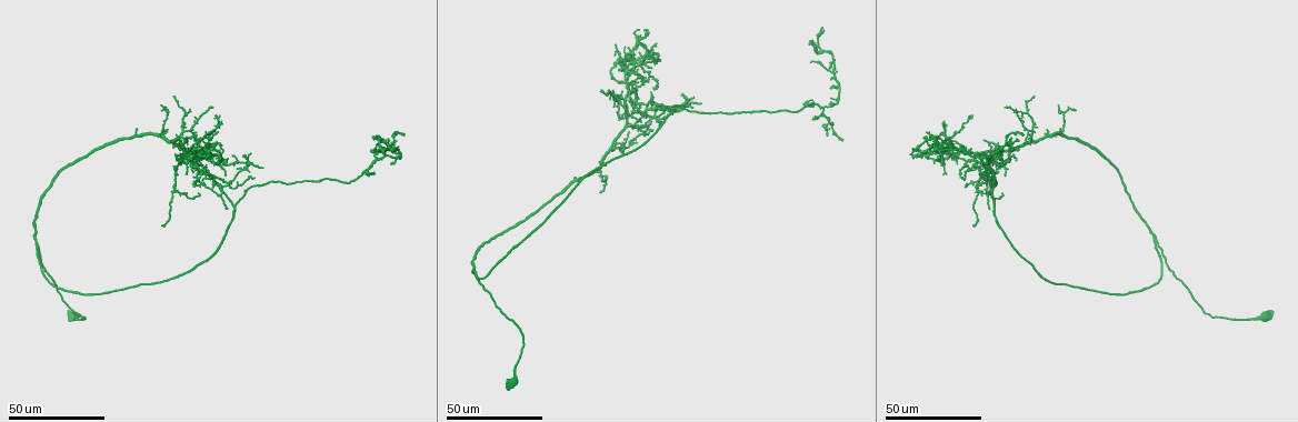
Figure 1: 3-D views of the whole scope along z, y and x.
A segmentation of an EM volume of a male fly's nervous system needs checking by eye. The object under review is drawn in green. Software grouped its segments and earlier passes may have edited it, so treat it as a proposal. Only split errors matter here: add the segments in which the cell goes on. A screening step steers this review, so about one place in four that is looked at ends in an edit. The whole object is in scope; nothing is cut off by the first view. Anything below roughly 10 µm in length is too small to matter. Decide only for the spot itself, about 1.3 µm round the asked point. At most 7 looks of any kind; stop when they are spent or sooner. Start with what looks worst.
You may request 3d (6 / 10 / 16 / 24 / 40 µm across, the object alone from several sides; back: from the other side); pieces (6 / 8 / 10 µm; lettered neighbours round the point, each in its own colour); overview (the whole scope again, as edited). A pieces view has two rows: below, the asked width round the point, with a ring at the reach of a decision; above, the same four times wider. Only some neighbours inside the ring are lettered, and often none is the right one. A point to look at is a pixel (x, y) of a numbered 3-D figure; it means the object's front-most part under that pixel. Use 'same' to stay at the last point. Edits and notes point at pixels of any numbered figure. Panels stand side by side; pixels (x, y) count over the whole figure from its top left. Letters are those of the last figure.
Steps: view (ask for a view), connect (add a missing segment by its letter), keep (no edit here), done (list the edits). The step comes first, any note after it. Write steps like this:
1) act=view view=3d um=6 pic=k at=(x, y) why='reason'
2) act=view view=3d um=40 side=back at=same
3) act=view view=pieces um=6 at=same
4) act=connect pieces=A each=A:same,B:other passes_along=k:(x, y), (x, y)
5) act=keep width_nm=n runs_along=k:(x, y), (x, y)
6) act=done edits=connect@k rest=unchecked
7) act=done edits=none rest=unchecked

act=view view=3d um=24 pic=1 at=(385, 154) why='thin end'

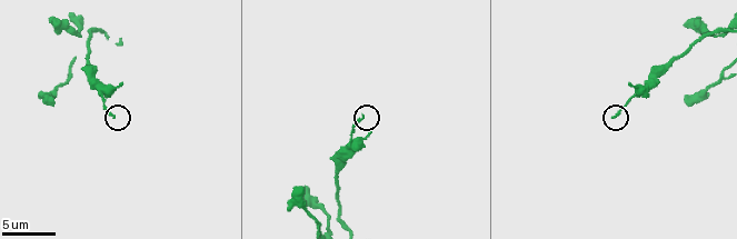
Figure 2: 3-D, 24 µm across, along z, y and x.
act=view view=pieces um=6 pic=2 at=(114, 115) why='see the neighbours'

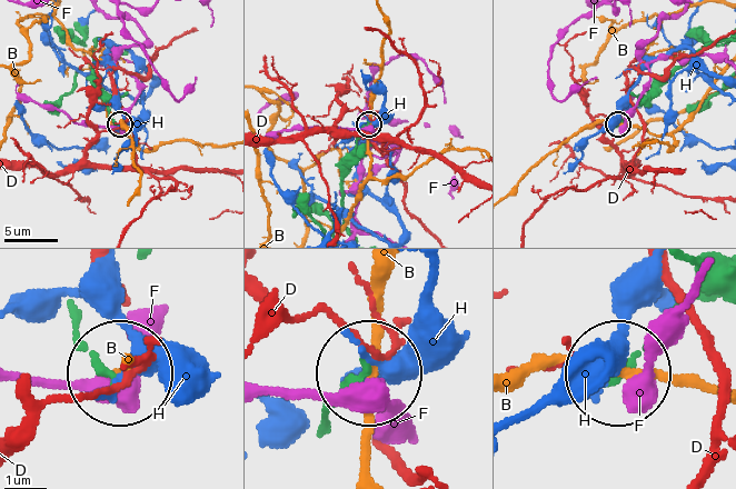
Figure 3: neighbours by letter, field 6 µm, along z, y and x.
act=keep each=B:other,D:other,F:other,H:other runs_along=3:(75, 325), (117, 373) found='no lettered segment goes on from it'

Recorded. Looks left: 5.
act=view view=3d um=24 pic=1 at=(213, 105) why='branch stops here'

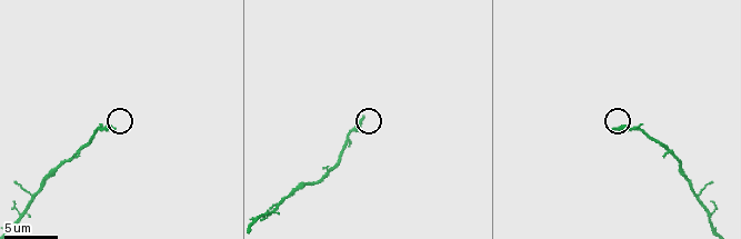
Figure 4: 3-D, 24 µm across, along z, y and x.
act=view view=pieces um=10 pic=4 at=(364, 115)

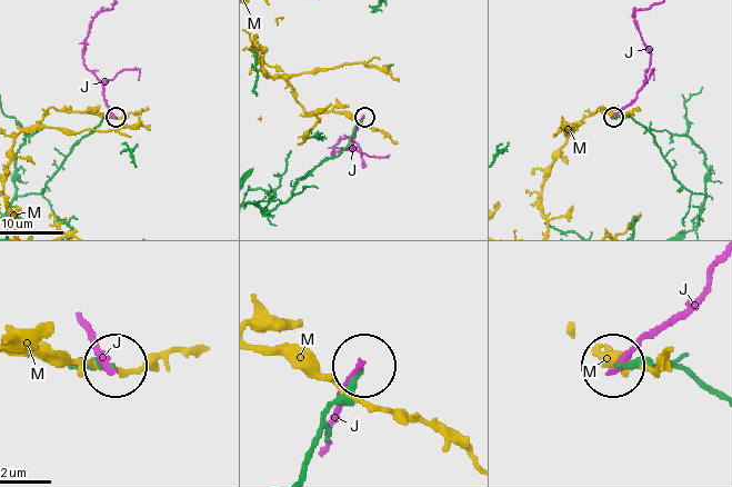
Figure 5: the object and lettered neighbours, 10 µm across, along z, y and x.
act=keep each=J:other,M:other runs_along=5:(301, 468), (324, 410), (359, 368) found='none of them fits'

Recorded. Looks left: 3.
act=view view=3d um=40 pic=1 at=(651, 66) why='an open end'

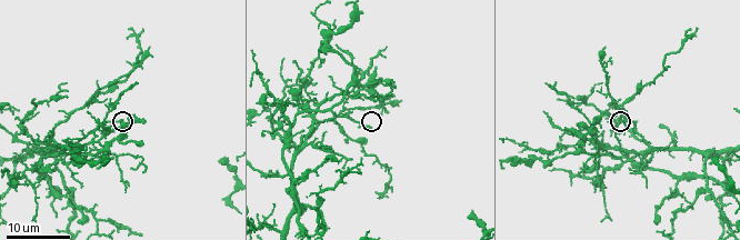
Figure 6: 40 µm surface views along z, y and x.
act=view view=pieces um=10 pic=6 at=(627, 121) why='what lies round it'

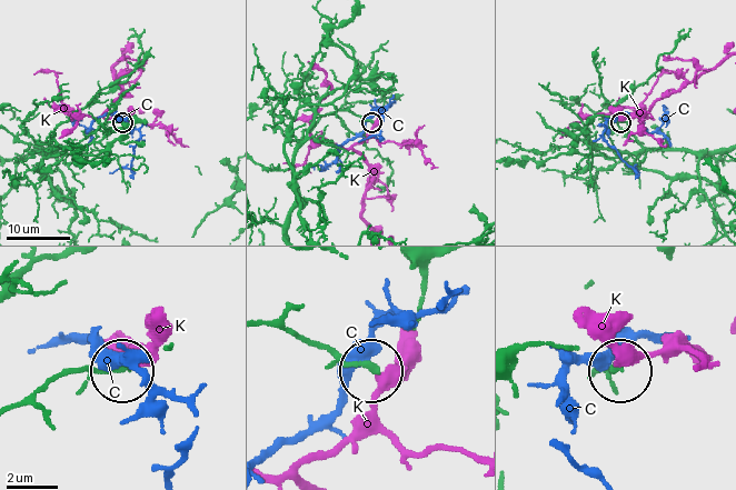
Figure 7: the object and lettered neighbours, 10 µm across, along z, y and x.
act=keep width_nm=280 each=C:other,K:other runs_along=7:(20, 406), (65, 374), (120, 370) found='no lettered segment goes on from it'

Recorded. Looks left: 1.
act=done edits=none rest=unchecked

